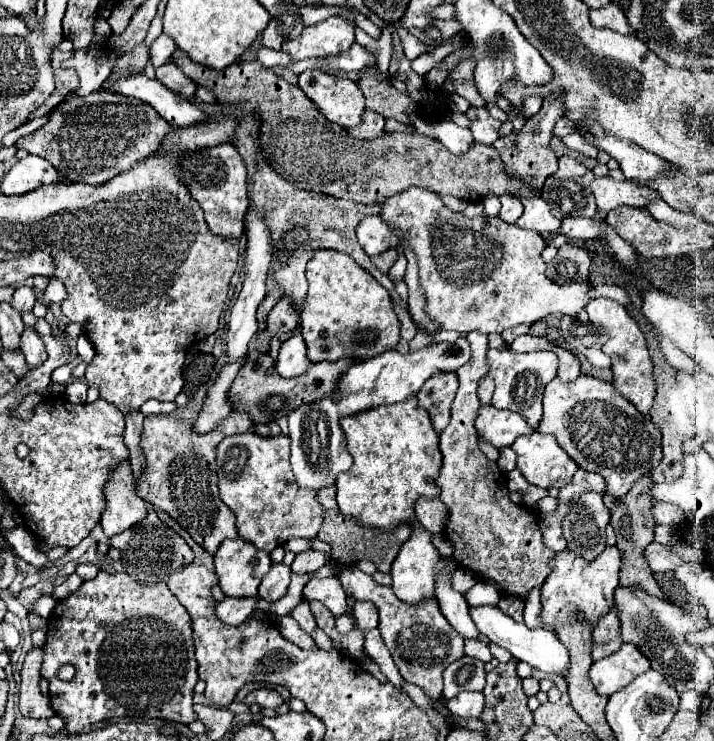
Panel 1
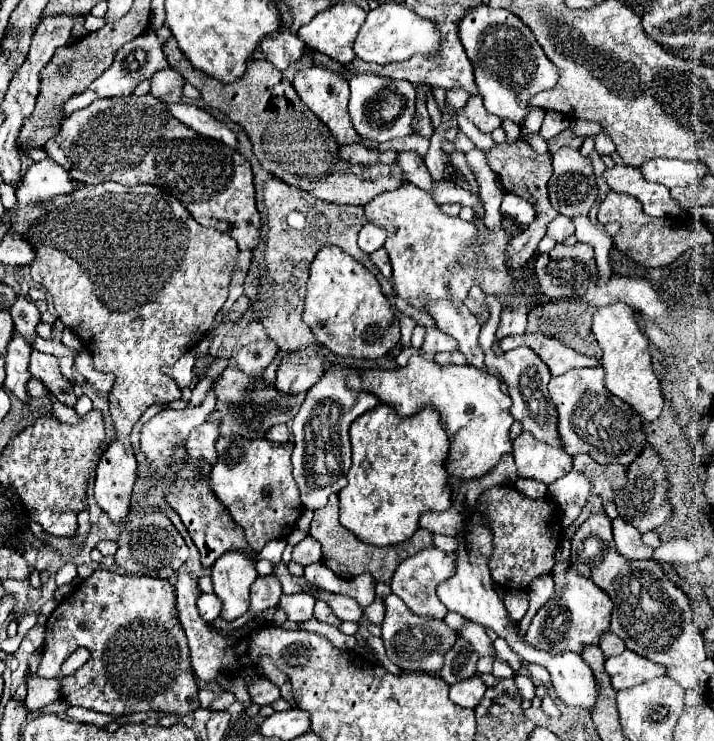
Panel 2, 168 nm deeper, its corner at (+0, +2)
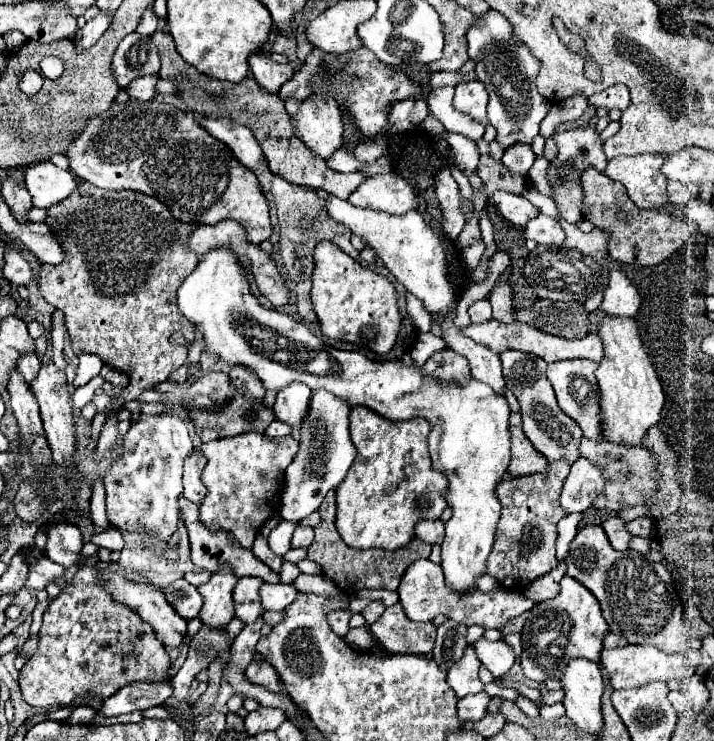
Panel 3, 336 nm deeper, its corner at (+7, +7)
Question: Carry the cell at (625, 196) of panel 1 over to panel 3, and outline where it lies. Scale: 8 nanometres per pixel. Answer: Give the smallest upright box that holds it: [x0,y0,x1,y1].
[604,155,668,209]

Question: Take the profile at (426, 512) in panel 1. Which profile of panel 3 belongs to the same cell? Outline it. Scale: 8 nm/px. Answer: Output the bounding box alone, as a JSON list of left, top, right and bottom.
[416,519,444,543]

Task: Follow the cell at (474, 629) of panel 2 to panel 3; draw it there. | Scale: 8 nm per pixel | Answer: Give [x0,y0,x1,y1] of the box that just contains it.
[472,637,514,677]

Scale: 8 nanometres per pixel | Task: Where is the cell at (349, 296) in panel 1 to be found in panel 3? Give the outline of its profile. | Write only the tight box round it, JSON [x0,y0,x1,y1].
[310,241,402,355]

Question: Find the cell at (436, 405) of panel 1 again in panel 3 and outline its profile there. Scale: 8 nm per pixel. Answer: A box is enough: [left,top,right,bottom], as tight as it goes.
[424,349,470,381]

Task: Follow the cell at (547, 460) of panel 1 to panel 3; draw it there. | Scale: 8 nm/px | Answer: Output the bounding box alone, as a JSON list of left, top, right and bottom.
[508,413,548,477]

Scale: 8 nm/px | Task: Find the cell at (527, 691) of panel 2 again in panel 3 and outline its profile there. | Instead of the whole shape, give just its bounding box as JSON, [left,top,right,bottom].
[516,695,538,717]

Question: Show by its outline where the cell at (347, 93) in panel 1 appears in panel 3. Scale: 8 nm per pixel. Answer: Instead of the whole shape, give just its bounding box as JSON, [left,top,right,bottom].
[286,97,344,159]

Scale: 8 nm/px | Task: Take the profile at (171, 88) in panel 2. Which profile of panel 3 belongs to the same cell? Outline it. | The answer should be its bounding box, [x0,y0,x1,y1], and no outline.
[128,75,158,101]

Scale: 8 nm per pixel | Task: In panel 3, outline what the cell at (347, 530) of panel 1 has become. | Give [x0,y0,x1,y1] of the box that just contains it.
[308,491,432,593]

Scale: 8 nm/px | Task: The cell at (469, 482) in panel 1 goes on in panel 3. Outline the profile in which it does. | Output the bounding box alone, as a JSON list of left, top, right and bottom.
[486,459,570,593]

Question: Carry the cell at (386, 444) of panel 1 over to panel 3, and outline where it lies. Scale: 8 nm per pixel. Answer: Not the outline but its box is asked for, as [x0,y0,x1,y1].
[336,405,446,551]

